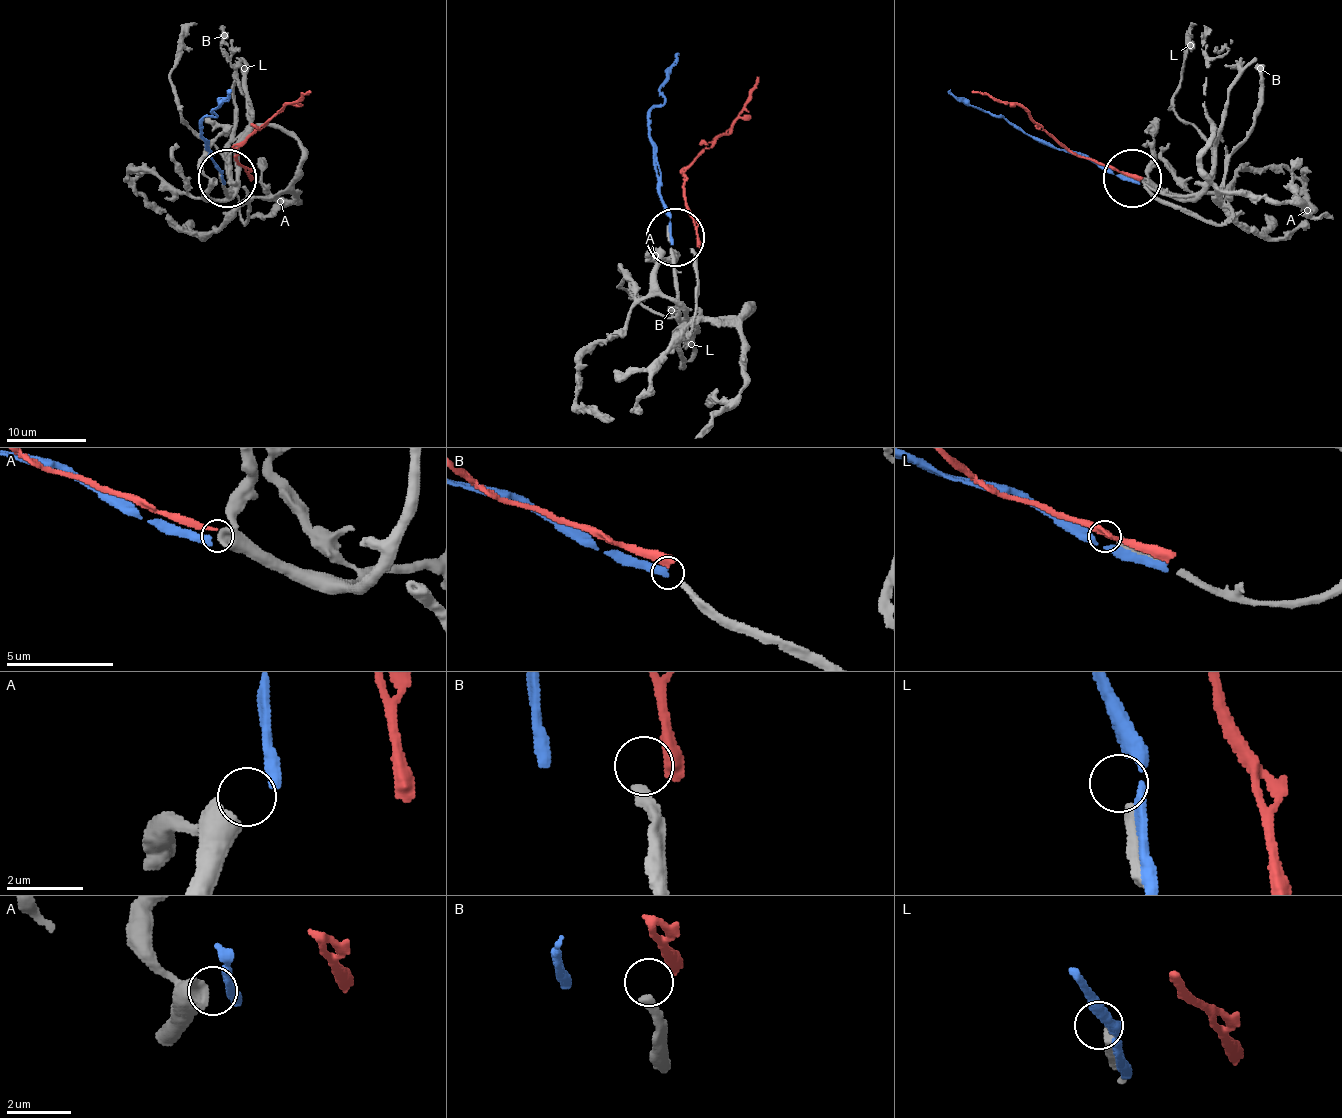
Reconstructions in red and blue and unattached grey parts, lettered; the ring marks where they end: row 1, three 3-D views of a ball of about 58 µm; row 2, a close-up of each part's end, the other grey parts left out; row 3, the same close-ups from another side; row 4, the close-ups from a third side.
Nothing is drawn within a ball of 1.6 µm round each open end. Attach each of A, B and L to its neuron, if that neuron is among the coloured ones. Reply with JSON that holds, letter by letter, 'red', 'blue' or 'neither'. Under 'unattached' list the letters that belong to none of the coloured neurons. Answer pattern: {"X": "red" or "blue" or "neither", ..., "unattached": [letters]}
{"A": "neither", "B": "neither", "L": "neither", "unattached": ["A", "B", "L"]}

